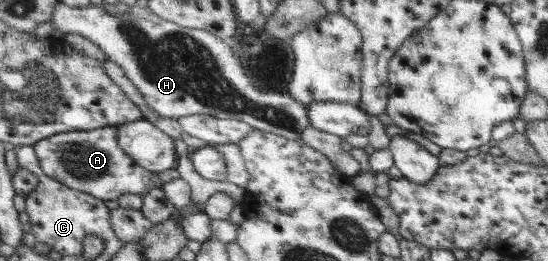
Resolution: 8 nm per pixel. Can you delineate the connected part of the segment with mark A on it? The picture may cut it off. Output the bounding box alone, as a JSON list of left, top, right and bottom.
[34,125,165,201]

